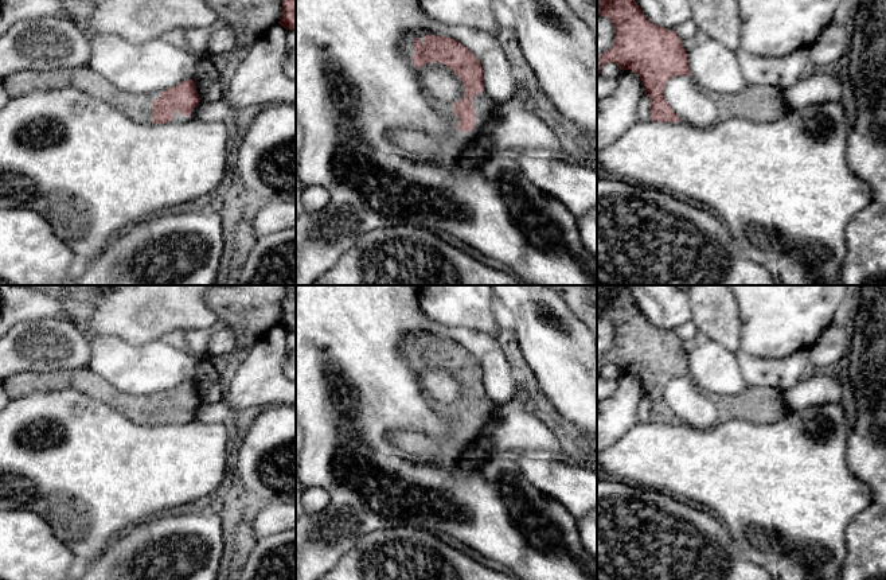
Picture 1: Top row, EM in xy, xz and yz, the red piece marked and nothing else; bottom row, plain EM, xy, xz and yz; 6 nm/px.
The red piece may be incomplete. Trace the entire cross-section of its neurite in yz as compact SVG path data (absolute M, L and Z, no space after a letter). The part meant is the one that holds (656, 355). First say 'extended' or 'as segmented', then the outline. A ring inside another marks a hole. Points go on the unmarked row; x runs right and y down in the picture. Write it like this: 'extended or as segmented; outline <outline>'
as segmented; outline M597 285L597 315L614 327L612 349L597 358L597 375L608 363L616 365L622 373L632 371L644 386L644 394L651 402L651 421L657 424L679 424L680 419L664 400L664 388L678 377L691 378L687 353L674 331L656 327L647 320L625 285Z

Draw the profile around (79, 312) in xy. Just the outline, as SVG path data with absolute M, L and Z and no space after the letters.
M67 297L63 303L63 310L73 319L74 326L83 334L89 343L97 336L97 332L90 330L89 320L93 314L93 307L89 303L81 303L73 297Z

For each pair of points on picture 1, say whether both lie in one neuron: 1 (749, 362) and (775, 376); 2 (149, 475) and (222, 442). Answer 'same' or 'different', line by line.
1: same
2: same

